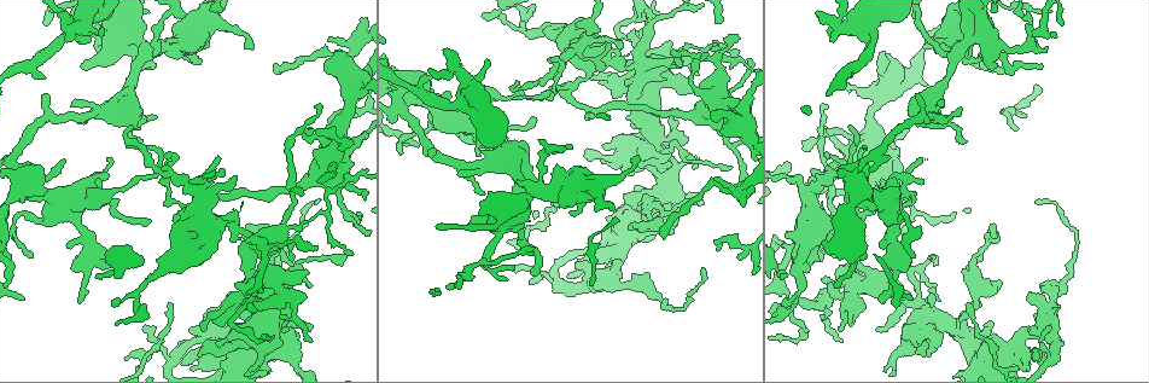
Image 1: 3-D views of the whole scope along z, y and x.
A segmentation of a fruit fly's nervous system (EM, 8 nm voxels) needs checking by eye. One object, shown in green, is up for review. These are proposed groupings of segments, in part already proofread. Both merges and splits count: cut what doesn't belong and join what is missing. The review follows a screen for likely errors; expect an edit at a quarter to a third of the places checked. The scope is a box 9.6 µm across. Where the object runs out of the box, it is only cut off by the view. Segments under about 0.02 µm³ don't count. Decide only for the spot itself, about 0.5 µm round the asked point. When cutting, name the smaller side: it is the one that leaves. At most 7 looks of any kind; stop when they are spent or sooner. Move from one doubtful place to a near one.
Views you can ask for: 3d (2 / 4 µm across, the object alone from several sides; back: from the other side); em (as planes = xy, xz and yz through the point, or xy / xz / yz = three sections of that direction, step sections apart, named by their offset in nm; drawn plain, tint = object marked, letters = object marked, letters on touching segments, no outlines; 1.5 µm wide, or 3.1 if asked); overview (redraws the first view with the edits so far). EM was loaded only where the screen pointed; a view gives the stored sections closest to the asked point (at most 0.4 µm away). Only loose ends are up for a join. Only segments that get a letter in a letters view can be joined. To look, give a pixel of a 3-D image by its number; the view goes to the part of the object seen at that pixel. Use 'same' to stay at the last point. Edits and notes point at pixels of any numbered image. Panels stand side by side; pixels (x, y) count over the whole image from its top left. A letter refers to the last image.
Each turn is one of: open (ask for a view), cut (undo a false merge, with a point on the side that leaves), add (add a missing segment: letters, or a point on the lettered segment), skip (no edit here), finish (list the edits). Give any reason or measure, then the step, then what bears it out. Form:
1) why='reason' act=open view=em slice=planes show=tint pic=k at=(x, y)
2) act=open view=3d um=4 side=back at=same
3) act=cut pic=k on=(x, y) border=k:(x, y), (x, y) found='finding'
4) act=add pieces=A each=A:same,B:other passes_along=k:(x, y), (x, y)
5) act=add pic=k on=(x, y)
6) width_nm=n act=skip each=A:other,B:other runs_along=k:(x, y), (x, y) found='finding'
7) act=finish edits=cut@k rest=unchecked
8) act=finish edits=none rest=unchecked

why='an open end' act=open view=em slice=planes show=letters pic=1 at=(310, 324)

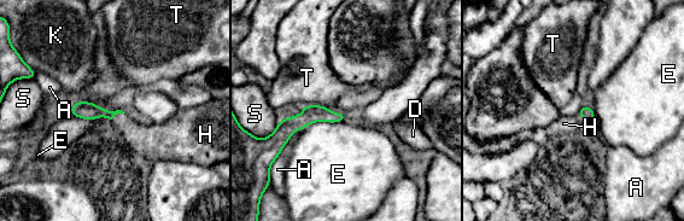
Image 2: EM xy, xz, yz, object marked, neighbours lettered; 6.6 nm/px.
width_nm=100 act=add pieces=H each=A:other,D:other,E:other,H:same,K:other,S:other,T:other passes_along=2:(86, 110), (116, 114), (144, 139) found='the neuron continues'

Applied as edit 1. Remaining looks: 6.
why='an open end' act=open view=3d um=4 side=back pic=1 at=(715, 178)

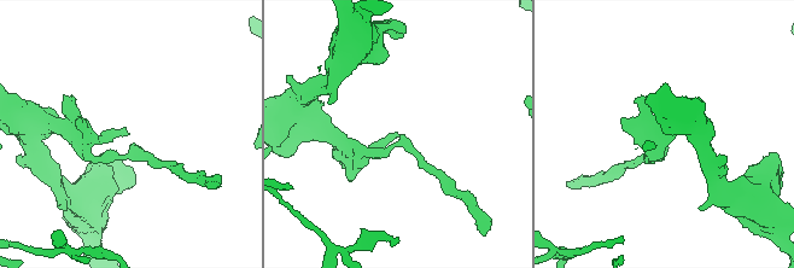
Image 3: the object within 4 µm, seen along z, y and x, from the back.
act=open view=em slice=planes show=letters pic=3 at=(125, 135)

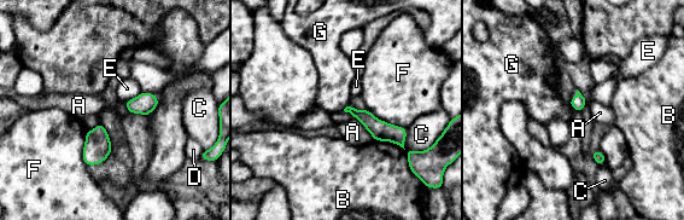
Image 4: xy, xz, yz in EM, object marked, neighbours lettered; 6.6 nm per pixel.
act=skip each=A:other,B:other,C:other,D:other,E:other,F:other,G:other border=4:(348, 105), (343, 110) found='no lettered segment goes on from it'

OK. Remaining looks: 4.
act=finish edits=add@2 rest=unchecked

